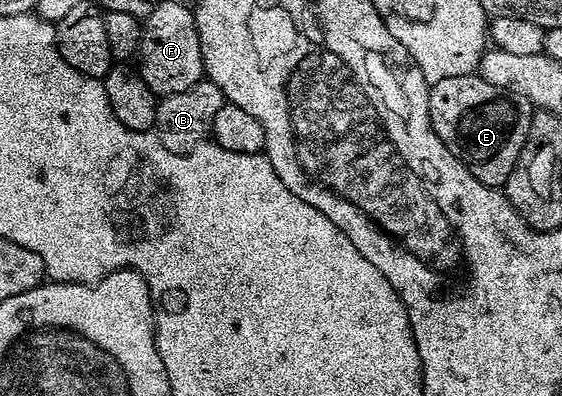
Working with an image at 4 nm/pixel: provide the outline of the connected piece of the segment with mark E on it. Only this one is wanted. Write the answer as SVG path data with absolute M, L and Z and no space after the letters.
M471 74L444 78L430 85L428 110L432 130L436 130L440 142L444 142L484 186L501 189L528 138L528 126L535 113L530 100L492 86L483 76Z

